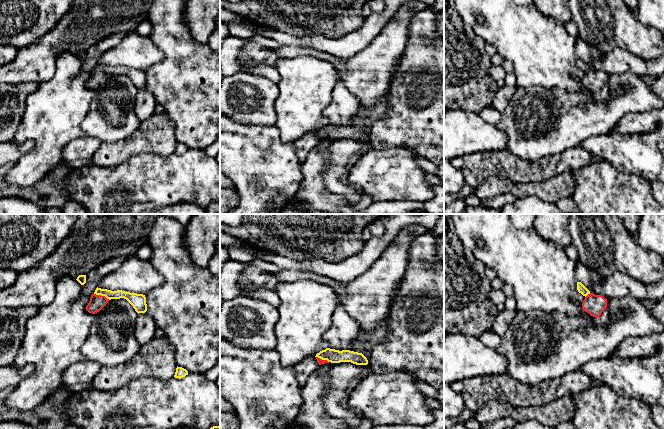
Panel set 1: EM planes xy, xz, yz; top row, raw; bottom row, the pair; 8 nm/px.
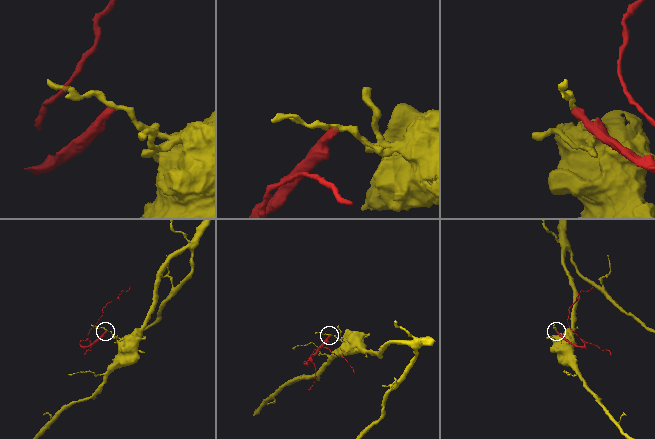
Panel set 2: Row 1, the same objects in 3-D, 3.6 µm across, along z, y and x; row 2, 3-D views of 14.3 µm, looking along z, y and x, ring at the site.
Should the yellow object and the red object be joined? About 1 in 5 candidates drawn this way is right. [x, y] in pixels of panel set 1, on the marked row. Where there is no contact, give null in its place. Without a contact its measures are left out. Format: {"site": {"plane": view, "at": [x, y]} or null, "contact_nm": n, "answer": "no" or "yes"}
{"site": {"plane": "xy", "at": [102, 295]}, "contact_nm": 140, "answer": "no"}

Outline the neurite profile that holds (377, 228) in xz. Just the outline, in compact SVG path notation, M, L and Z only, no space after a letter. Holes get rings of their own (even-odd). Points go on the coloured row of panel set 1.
M380 218L372 222L368 226L370 232L374 237L382 238L385 235L386 229L385 226Z

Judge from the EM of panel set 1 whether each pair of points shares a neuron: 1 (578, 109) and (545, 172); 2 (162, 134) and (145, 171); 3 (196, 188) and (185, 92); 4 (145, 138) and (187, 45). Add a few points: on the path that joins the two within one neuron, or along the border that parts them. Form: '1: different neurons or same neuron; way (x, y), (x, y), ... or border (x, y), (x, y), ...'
1: different neurons; border (576, 146), (567, 148), (560, 153), (531, 160)
2: different neurons; border (173, 152), (167, 156), (137, 153), (130, 157)
3: different neurons; border (188, 148), (203, 150)
4: different neurons; border (163, 112), (171, 119), (174, 133)

